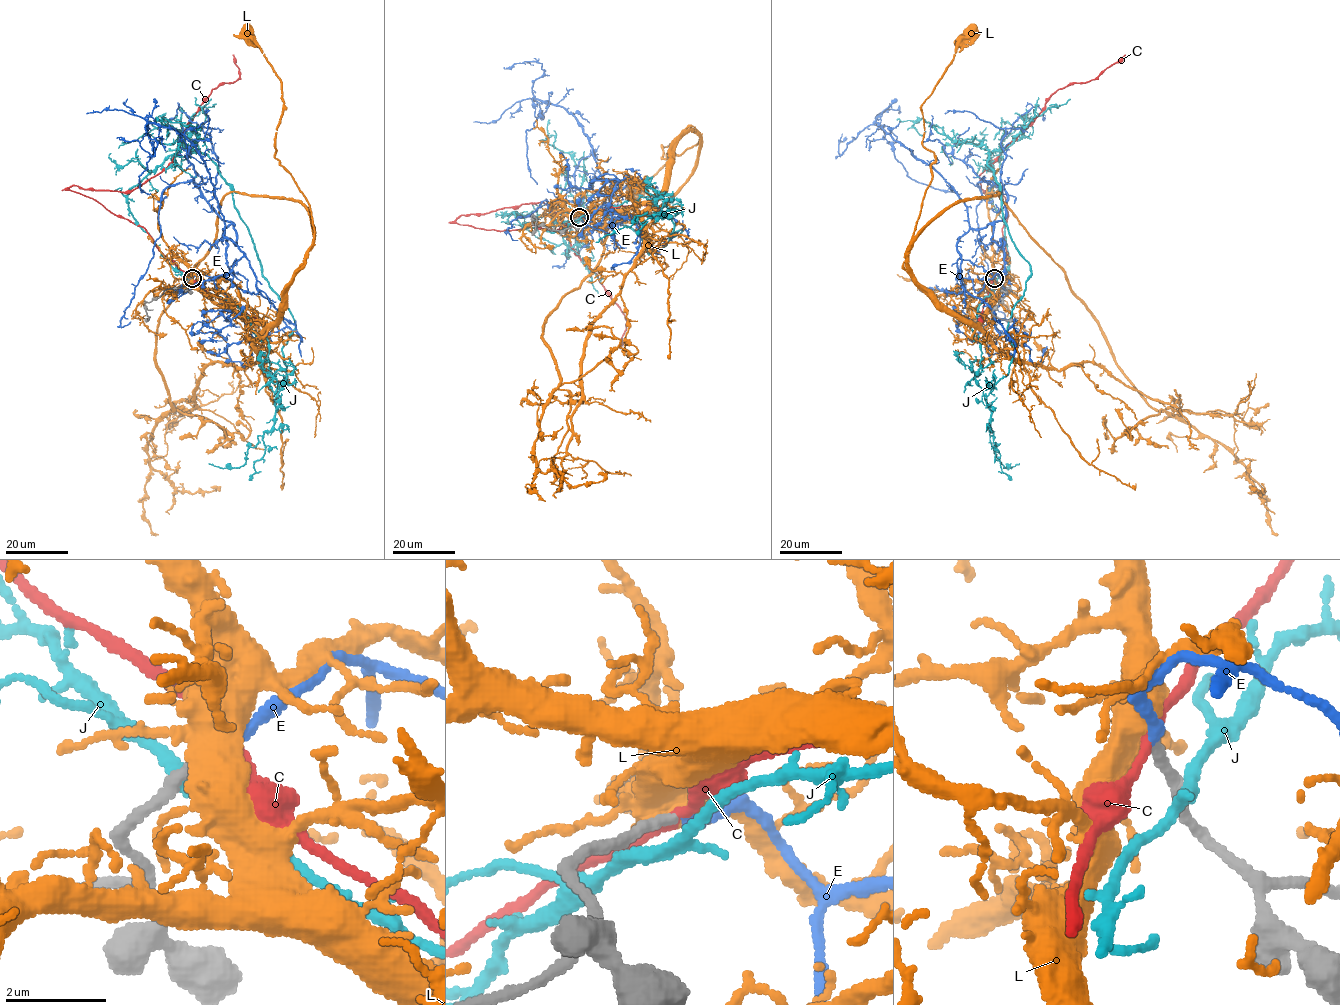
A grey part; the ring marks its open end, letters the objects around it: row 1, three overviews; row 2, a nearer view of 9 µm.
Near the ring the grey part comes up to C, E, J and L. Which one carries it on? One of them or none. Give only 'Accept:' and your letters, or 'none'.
Accept: E

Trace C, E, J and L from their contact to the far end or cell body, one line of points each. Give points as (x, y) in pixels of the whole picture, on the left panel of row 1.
C: (191, 278), (140, 226), (68, 188), (132, 191), (160, 173), (212, 90), (237, 79), (233, 55)
E: (192, 278), (229, 272), (236, 231), (224, 229), (195, 147), (152, 123), (139, 177), (150, 193)
J: (188, 280), (127, 200), (182, 149), (215, 164), (295, 323), (274, 426), (242, 466), (209, 463)
L: (190, 278), (214, 301), (255, 321), (272, 323), (312, 243), (310, 204), (275, 157), (282, 82), (245, 34)

